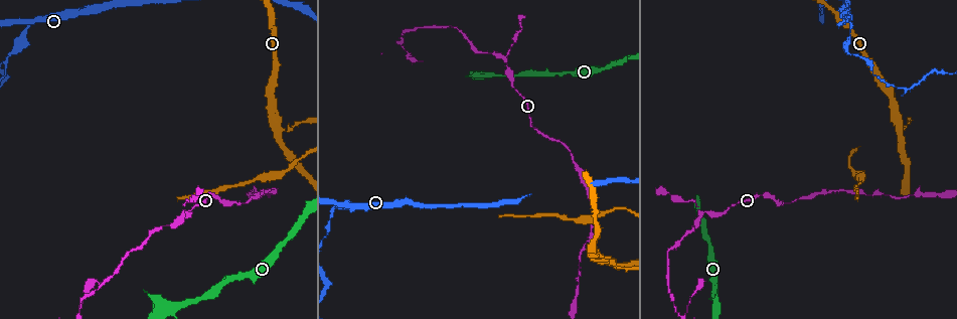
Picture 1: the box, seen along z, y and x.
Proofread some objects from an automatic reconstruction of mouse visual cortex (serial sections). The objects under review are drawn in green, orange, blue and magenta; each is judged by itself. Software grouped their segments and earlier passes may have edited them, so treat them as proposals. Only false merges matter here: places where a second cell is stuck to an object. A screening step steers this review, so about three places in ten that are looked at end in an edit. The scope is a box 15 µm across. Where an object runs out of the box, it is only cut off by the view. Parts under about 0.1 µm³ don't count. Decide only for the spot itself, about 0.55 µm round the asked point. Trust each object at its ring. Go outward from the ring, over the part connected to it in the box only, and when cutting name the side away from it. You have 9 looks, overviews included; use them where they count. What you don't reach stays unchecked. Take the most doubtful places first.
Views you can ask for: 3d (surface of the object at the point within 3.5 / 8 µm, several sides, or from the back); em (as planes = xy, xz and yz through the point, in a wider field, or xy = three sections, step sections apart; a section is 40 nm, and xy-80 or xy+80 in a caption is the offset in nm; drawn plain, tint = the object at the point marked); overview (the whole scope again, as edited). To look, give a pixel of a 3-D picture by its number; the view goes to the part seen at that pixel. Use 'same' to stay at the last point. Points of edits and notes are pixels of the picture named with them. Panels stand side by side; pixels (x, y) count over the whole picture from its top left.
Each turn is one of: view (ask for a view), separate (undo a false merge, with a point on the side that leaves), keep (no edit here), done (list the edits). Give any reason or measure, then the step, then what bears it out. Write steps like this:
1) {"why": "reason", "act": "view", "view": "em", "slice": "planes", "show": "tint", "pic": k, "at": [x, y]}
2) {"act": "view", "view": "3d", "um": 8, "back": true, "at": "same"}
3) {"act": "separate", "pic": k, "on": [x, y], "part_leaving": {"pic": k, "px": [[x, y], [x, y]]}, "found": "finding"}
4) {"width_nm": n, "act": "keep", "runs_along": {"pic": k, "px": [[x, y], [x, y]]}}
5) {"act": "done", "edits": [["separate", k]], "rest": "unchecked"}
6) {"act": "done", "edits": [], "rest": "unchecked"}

{"why": "a fork", "act": "view", "view": "3d", "um": 3.5, "pic": 1, "at": [702, 214]}

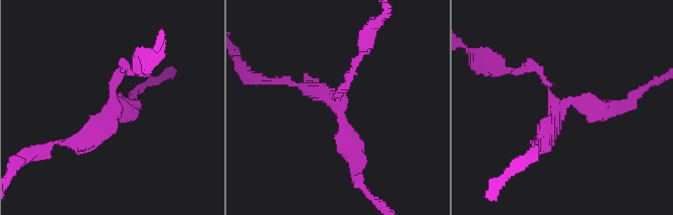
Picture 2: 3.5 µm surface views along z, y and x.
{"arms": 3, "arm_widths_nm": [150, 250, 300], "act": "view", "view": "em", "slice": "xy", "step": 1, "show": "tint", "pic": 2, "at": [337, 106]}

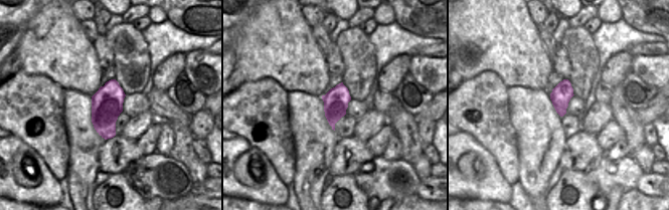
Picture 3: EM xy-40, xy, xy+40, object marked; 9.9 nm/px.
{"act": "keep", "runs_along": {"pic": 2, "px": [[357, 161], [335, 99], [289, 84]]}, "found": "one cell here"}

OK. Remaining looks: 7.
{"why": "abrupt turn", "act": "view", "view": "3d", "um": 3.5, "pic": 1, "at": [849, 35]}

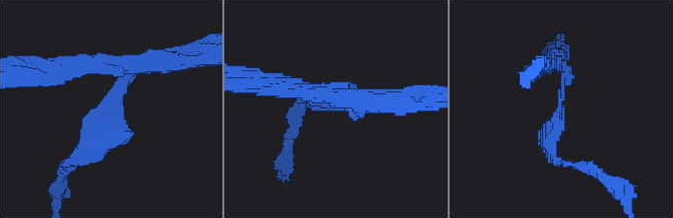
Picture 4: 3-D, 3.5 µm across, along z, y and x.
{"why": "now the EM", "act": "view", "view": "em", "slice": "xy", "step": 2, "show": "tint", "pic": 4, "at": [339, 109]}

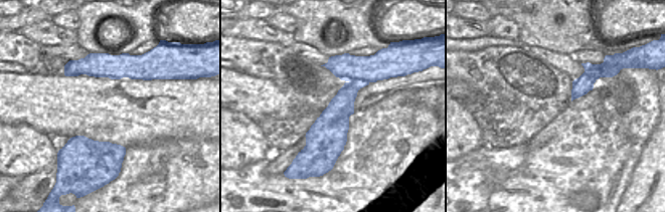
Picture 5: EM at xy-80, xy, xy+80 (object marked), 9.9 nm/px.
{"act": "separate", "pic": 4, "on": [112, 107], "border": {"pic": 5, "px": [[585, 71], [599, 68], [602, 76]]}, "found": "a second cell is stuck on"}

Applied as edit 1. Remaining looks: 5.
{"act": "view", "view": "overview"}

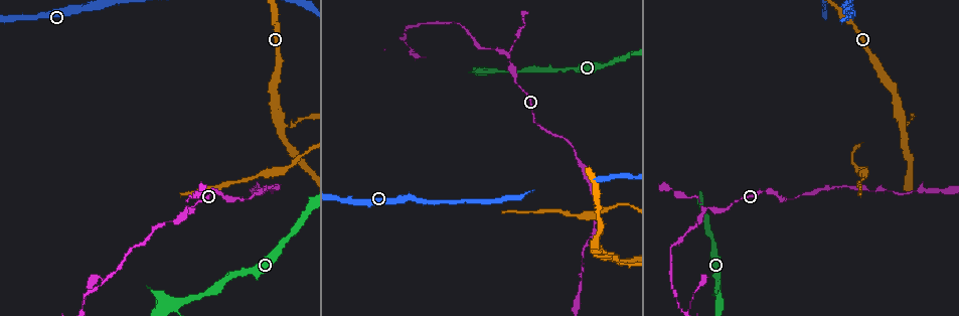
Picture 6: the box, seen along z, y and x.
{"why": "three-way junction", "act": "view", "view": "3d", "um": 3.5, "pic": 6, "at": [605, 256]}

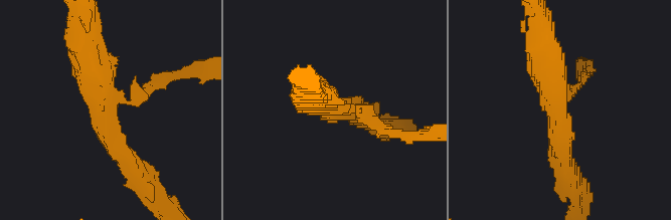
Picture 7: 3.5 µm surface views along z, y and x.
{"arm_widths_nm": [200, 300, 450], "act": "separate", "pic": 7, "on": [149, 89], "part_leaving": {"pic": 7, "px": [[114, 98], [194, 71]]}, "found": "two cells meet here"}

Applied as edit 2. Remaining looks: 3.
{"why": "abrupt turn", "act": "view", "view": "3d", "um": 3.5, "pic": 6, "at": [495, 71]}

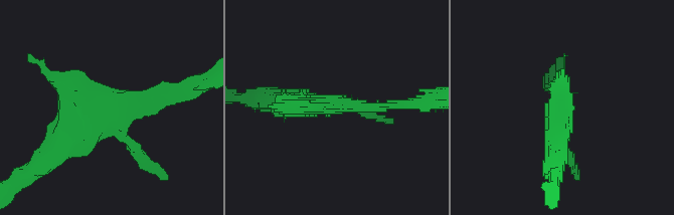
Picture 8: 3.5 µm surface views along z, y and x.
{"why": "need the tissue", "act": "view", "view": "em", "slice": "xy", "step": 2, "show": "tint", "pic": 8, "at": [117, 103]}

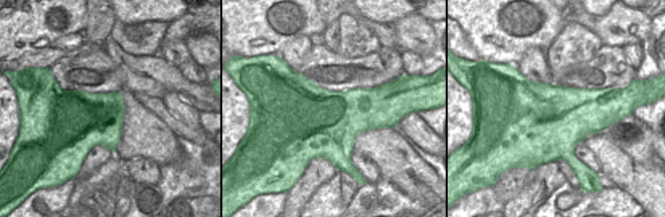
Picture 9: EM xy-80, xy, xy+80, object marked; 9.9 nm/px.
{"act": "keep", "found": "continuous, no second cell"}

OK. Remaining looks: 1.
{"act": "done", "edits": [["separate", 4], ["separate", 7]], "rest": "unchecked"}

